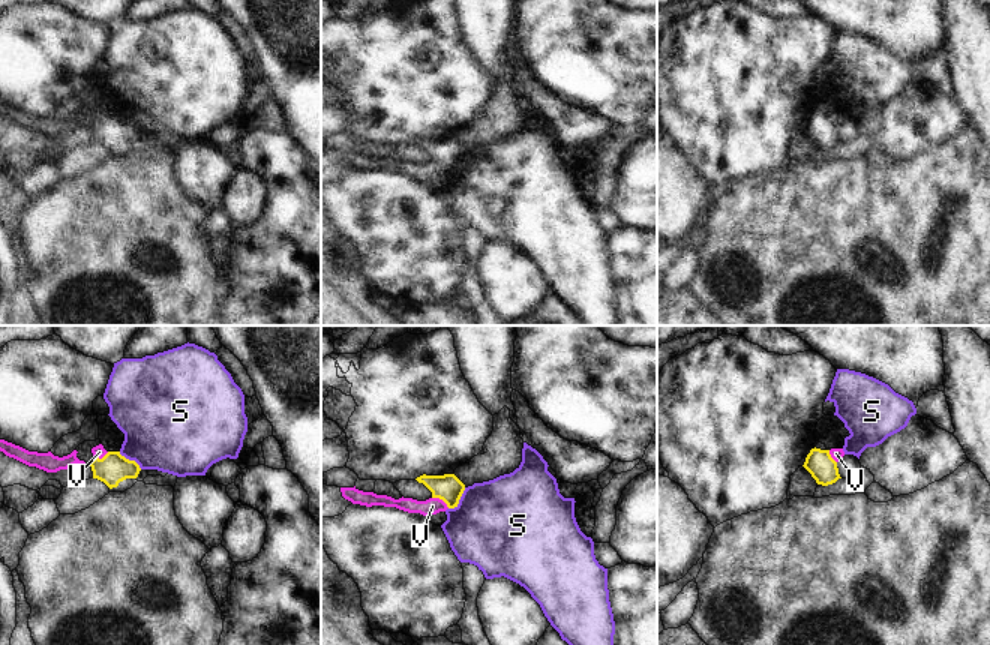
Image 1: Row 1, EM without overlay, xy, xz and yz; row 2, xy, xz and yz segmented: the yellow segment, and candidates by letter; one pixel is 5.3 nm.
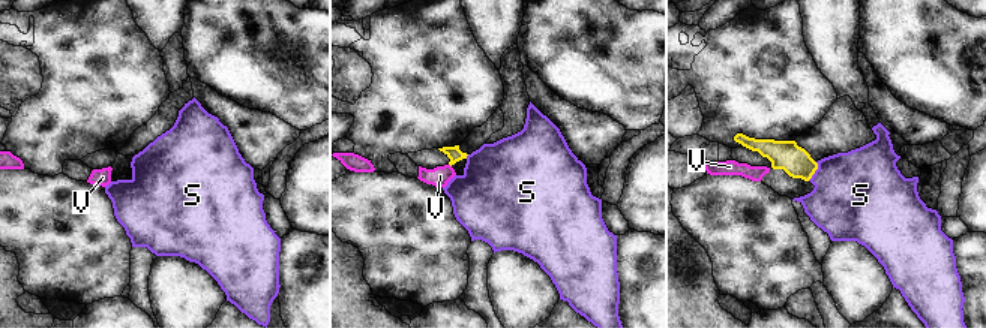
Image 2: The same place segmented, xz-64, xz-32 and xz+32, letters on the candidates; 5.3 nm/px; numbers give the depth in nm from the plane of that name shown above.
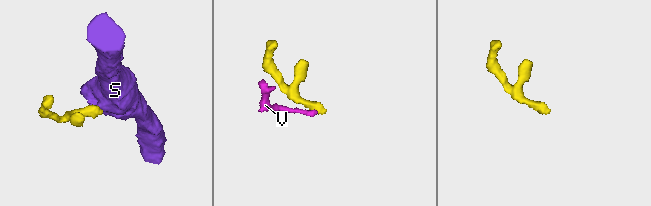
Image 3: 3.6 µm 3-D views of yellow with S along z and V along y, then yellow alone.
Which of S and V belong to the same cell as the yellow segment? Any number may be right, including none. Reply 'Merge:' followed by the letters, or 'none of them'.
Merge: none of them

